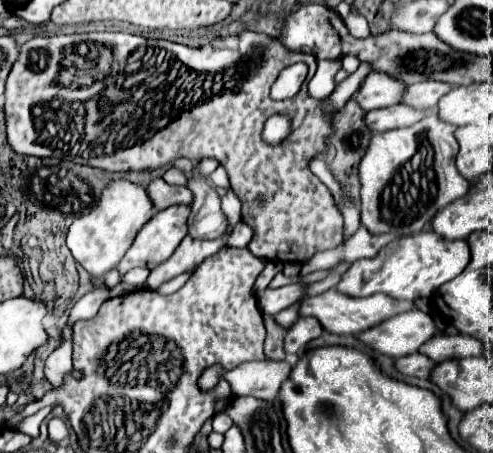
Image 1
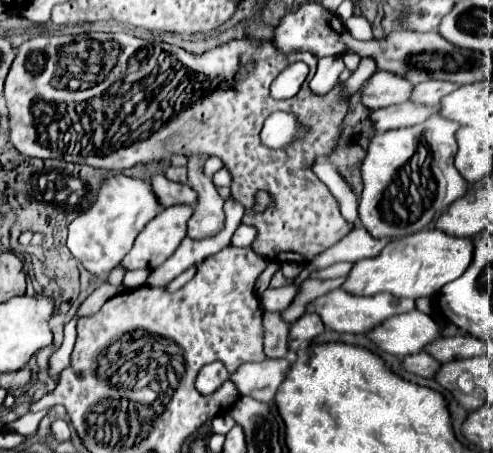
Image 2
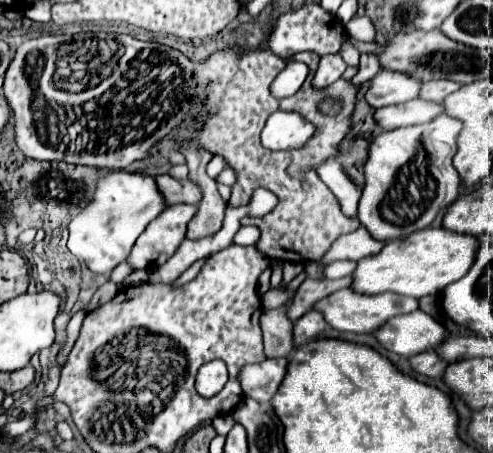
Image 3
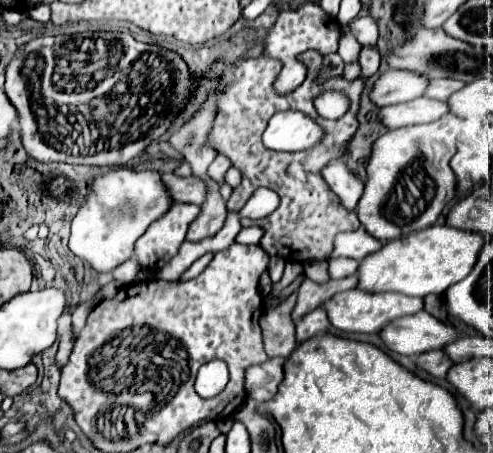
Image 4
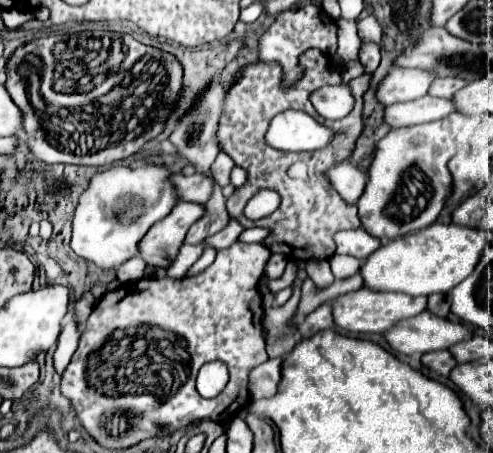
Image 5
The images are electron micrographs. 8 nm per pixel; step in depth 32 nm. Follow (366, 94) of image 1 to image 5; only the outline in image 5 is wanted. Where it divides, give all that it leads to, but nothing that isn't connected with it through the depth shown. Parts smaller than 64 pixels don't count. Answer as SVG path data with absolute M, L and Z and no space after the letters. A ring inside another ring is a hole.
M392 68L376 88L376 100L384 106L408 102L424 96L436 76L416 72L416 68Z

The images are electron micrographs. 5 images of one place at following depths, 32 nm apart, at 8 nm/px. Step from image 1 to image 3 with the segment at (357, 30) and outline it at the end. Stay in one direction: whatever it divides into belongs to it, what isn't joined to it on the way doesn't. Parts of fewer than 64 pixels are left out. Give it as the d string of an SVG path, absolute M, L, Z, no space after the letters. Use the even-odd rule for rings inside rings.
M354 16L348 24L346 24L346 30L352 38L360 40L360 42L372 42L374 36L376 36L376 30L374 30L374 24L370 22L368 16Z

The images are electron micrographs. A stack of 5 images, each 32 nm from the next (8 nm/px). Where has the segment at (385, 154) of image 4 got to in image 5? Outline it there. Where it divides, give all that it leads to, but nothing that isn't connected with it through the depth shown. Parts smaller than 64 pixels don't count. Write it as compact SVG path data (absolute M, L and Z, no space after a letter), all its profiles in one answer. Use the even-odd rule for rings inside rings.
M450 114L430 124L390 130L378 144L368 168L368 182L358 200L358 218L368 234L394 240L418 232L436 222L452 194L452 174L448 160L454 154L454 138L460 120Z

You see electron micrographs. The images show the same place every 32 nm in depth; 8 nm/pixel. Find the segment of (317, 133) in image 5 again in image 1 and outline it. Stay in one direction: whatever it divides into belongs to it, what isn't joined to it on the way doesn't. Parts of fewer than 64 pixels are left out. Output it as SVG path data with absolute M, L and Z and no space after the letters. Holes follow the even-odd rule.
M278 114L278 116L272 116L266 126L264 126L264 138L270 142L270 144L278 144L280 140L284 140L284 136L290 134L290 120L288 116L284 114Z

